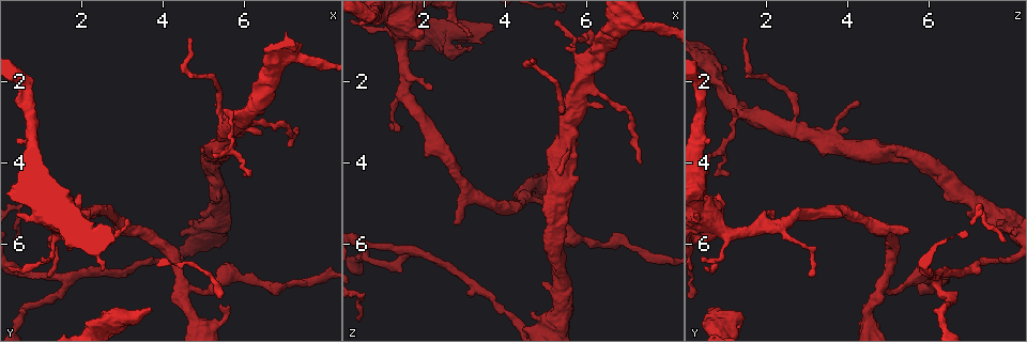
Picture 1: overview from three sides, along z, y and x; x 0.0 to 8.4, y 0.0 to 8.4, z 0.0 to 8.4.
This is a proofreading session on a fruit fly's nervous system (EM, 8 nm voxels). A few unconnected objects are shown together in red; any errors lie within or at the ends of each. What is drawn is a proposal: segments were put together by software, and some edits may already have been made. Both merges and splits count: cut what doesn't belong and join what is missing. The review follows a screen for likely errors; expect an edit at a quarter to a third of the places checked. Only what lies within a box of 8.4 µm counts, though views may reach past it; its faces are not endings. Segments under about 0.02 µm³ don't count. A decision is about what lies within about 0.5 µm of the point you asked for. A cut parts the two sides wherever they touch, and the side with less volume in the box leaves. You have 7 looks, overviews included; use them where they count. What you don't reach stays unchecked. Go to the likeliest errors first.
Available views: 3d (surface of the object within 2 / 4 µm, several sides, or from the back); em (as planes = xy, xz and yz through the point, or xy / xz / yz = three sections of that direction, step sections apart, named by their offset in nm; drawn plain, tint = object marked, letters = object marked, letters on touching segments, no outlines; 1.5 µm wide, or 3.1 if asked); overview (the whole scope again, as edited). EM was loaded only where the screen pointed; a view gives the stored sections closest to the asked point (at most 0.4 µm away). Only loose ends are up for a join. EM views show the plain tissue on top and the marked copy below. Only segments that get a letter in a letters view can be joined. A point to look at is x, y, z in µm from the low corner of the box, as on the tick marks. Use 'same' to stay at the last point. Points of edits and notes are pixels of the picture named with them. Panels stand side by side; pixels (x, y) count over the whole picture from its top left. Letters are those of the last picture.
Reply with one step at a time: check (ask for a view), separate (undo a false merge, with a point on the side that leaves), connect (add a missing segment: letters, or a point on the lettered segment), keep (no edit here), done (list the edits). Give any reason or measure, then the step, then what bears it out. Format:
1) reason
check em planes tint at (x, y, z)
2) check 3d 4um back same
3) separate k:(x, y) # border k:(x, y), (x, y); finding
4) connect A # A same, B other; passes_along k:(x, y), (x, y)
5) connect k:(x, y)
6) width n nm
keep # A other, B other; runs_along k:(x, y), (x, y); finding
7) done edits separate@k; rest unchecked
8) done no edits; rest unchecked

branch stops here
check em planes letters at (3.75, 7.60, 0.75)

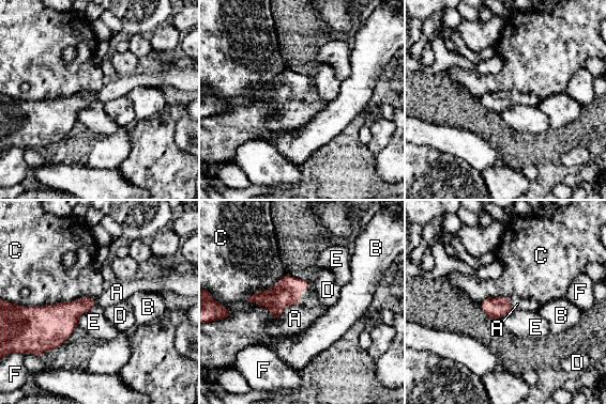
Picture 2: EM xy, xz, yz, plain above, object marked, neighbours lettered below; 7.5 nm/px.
connect A # A same, B other, C other, D other, E other, F other; the cell continues

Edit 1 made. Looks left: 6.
check overview

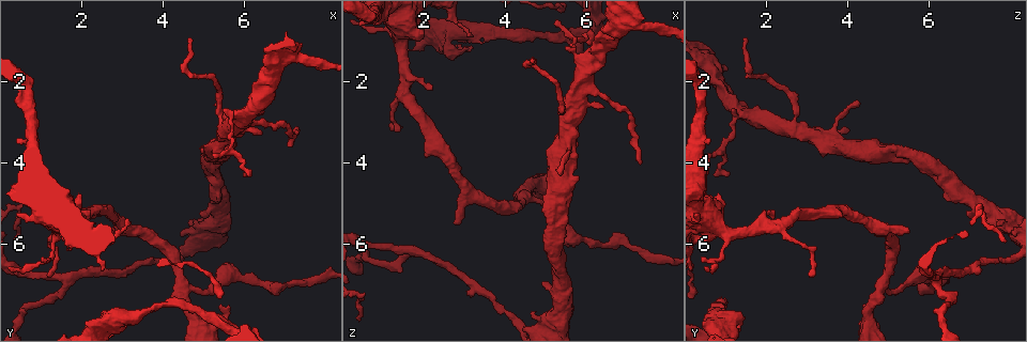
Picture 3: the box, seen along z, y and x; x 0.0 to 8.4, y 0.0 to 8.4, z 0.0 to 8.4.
a narrow waist
check em yz step 8 tint at (7.10, 6.95, 6.10)

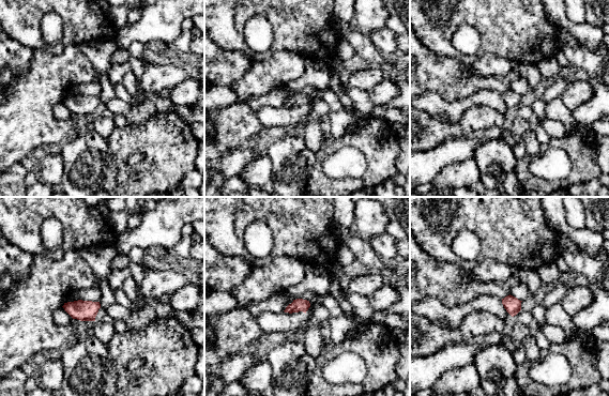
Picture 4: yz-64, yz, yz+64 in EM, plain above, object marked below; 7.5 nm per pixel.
what lies round it
check em yz step 8 letters same

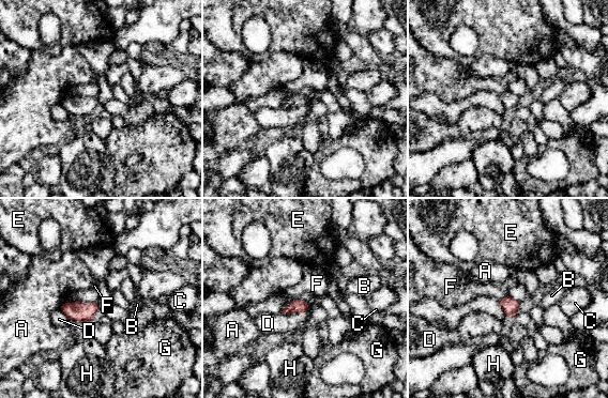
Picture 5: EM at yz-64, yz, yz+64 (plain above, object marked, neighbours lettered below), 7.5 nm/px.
longest_contact D 260 nm
keep # A other, B other, C other, D other, E other, F other, G other, H other; one cell here

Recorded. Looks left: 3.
done edits connect@2; rest unchecked

